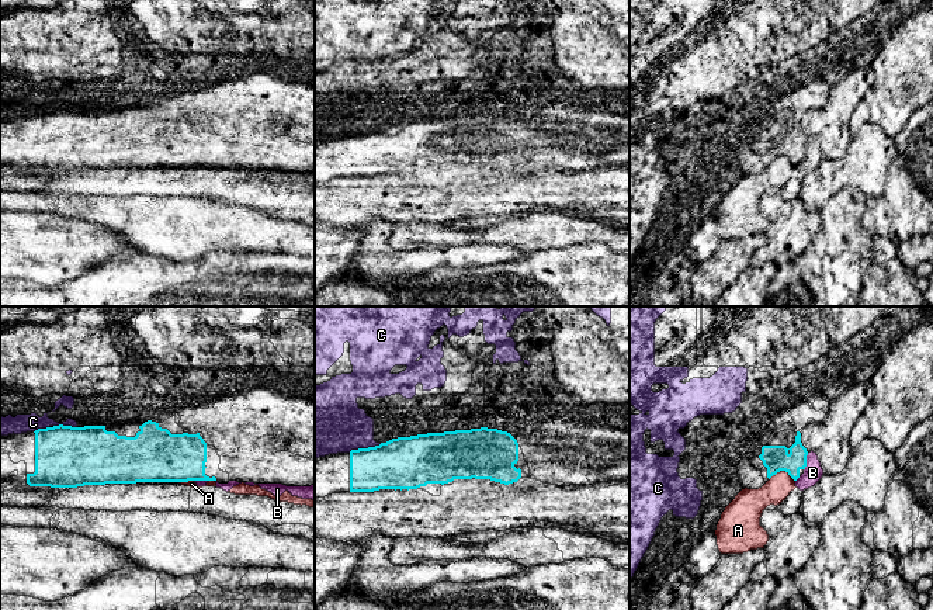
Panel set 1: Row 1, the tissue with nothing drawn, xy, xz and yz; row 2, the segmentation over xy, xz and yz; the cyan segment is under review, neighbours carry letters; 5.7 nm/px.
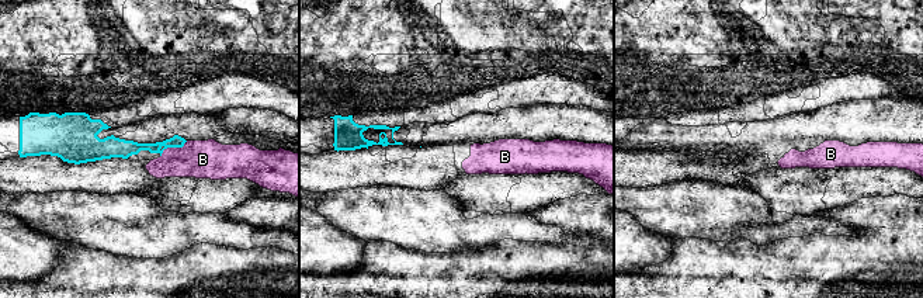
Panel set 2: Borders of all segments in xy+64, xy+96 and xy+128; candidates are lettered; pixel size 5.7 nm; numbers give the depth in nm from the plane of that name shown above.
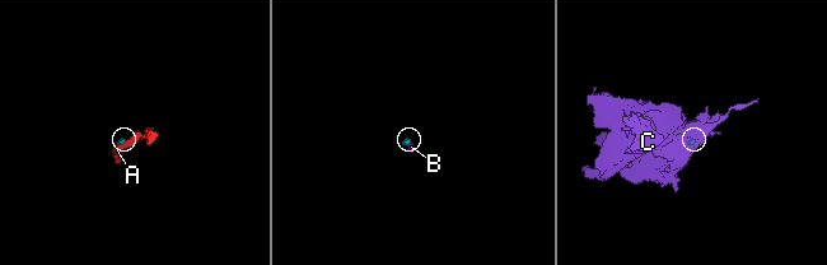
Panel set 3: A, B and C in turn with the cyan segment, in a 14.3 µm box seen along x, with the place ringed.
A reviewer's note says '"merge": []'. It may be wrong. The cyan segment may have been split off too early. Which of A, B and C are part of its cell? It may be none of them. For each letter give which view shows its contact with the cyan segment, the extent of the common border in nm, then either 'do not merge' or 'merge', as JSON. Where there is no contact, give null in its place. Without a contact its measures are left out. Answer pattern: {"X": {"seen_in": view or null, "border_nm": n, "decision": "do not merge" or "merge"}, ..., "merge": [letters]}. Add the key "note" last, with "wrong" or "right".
{"A": {"seen_in": "yz", "border_nm": 150, "decision": "do not merge"}, "B": {"seen_in": "yz", "border_nm": 110, "decision": "do not merge"}, "C": {"seen_in": "xz", "border_nm": 200, "decision": "do not merge"}, "merge": [], "note": "right"}

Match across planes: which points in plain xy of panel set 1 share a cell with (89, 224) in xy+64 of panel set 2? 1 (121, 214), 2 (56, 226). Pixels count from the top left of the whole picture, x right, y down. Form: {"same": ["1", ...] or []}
{"same": ["1"]}

